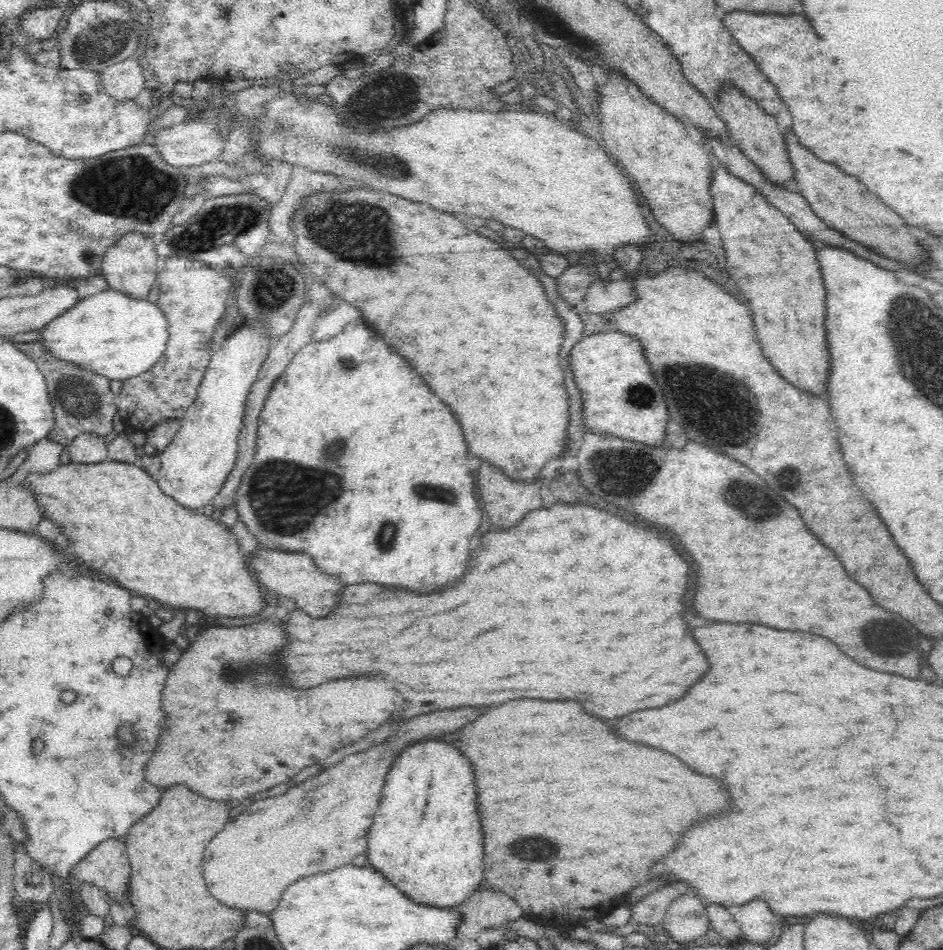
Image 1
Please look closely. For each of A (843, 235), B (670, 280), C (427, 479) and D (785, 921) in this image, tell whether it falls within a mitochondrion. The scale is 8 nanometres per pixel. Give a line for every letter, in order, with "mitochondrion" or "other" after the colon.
A: other
B: other
C: mitochondrion
D: other

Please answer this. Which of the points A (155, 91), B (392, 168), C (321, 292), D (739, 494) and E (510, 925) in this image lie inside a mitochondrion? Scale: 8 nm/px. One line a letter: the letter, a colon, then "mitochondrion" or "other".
A: other
B: mitochondrion
C: other
D: mitochondrion
E: other

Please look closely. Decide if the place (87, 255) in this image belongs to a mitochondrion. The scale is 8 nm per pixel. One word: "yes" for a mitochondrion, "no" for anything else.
yes

